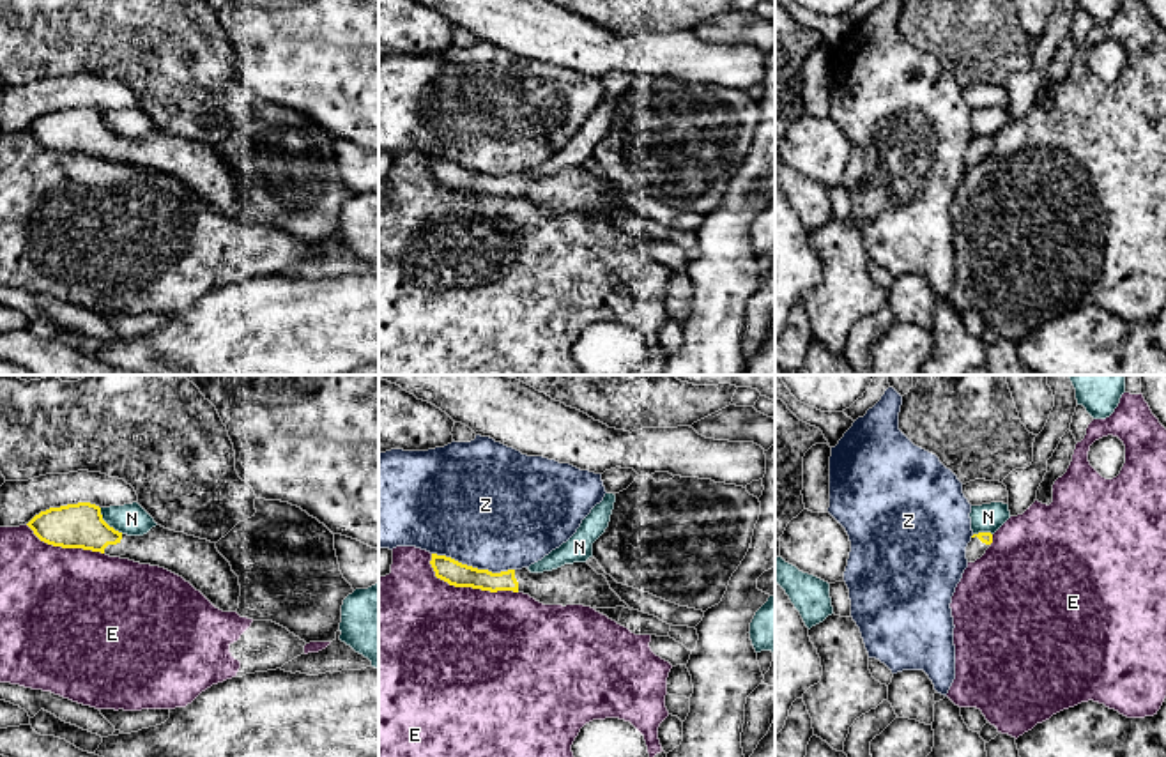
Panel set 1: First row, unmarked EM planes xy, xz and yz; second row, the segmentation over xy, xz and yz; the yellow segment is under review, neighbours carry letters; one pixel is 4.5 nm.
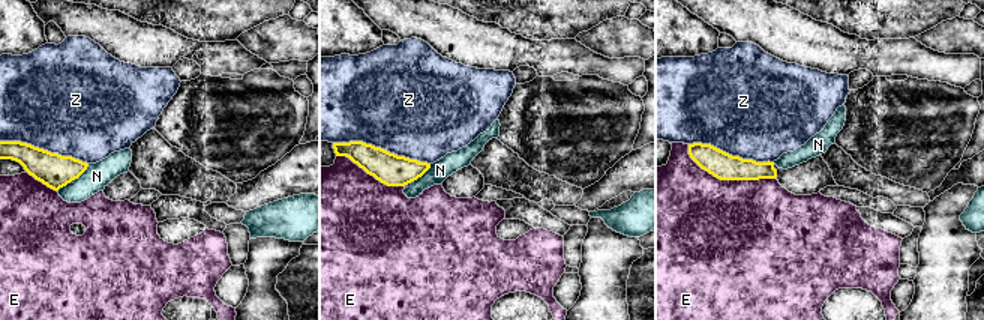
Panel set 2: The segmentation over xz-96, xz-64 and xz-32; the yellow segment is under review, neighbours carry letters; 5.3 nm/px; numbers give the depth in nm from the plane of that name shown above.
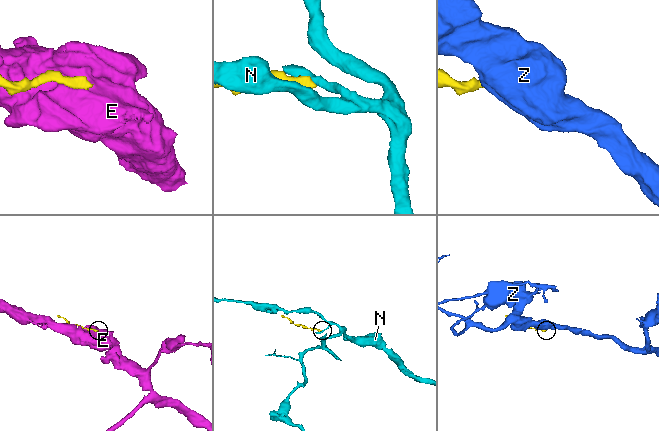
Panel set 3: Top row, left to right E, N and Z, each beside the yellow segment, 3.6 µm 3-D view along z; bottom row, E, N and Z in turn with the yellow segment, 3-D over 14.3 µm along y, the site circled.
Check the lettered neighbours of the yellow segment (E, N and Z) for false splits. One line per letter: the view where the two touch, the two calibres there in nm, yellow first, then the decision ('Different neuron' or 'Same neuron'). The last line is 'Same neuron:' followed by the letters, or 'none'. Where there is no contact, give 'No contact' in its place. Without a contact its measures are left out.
E: Touches yellow in xz. Thickness 110 nm (yellow) against 500 nm. Different neuron
N: Touches yellow in xy. Thickness 200 nm (yellow) against 140 nm. Different neuron
Z: Touches yellow in xz. Thickness 110 nm (yellow) against 500 nm. Different neuron
Same neuron: none

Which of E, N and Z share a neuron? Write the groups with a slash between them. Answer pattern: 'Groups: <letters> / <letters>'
Groups: E / N / Z

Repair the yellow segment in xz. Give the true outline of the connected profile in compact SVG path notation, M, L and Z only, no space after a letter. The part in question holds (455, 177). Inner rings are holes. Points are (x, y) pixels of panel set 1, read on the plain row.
M432 157L435 180L455 191L524 196L543 209L584 209L596 212L630 212L587 166L564 168L552 175L531 177L527 172L492 177Z

